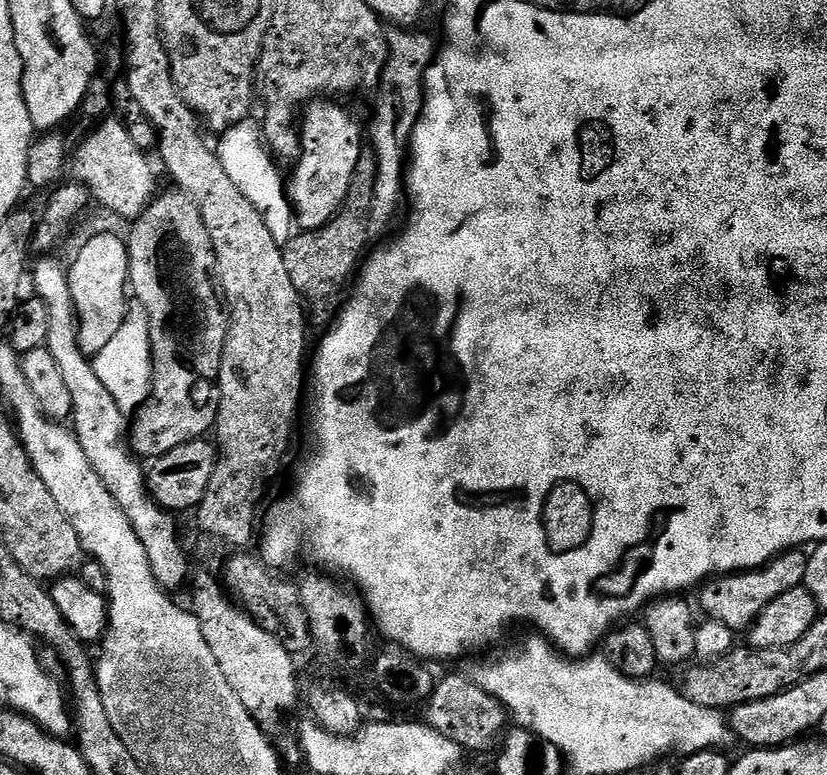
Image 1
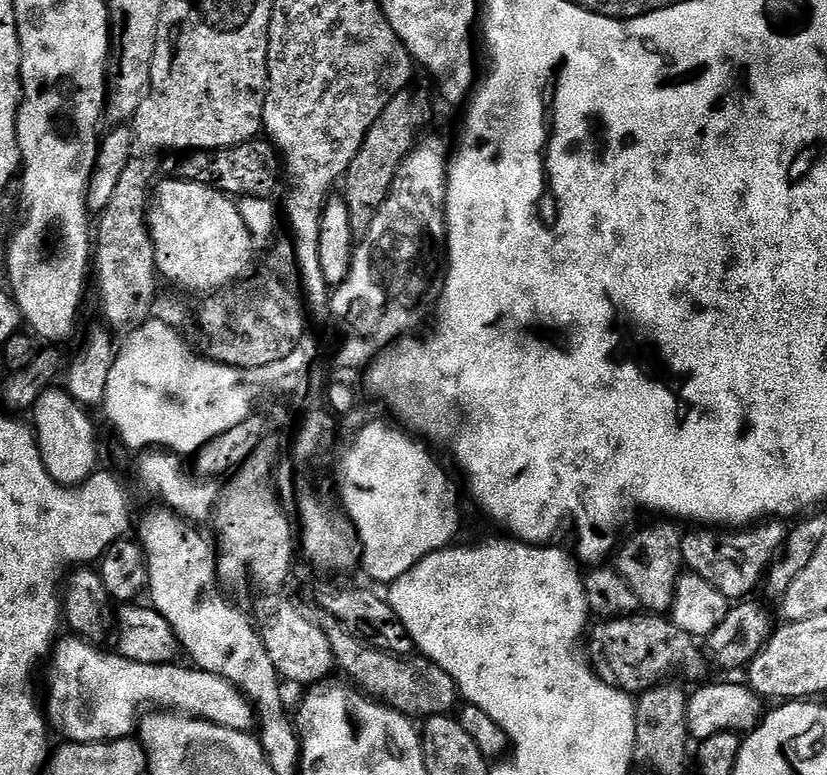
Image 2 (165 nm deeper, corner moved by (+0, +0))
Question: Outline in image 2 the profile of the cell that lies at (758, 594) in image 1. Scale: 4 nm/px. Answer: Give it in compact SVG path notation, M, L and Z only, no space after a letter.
M772 518L743 530L717 530L712 526L700 526L696 532L683 533L680 553L684 559L683 567L689 573L706 578L714 590L721 592L730 602L740 602L752 591L761 587L762 581L776 557L781 555L789 529L785 521Z

